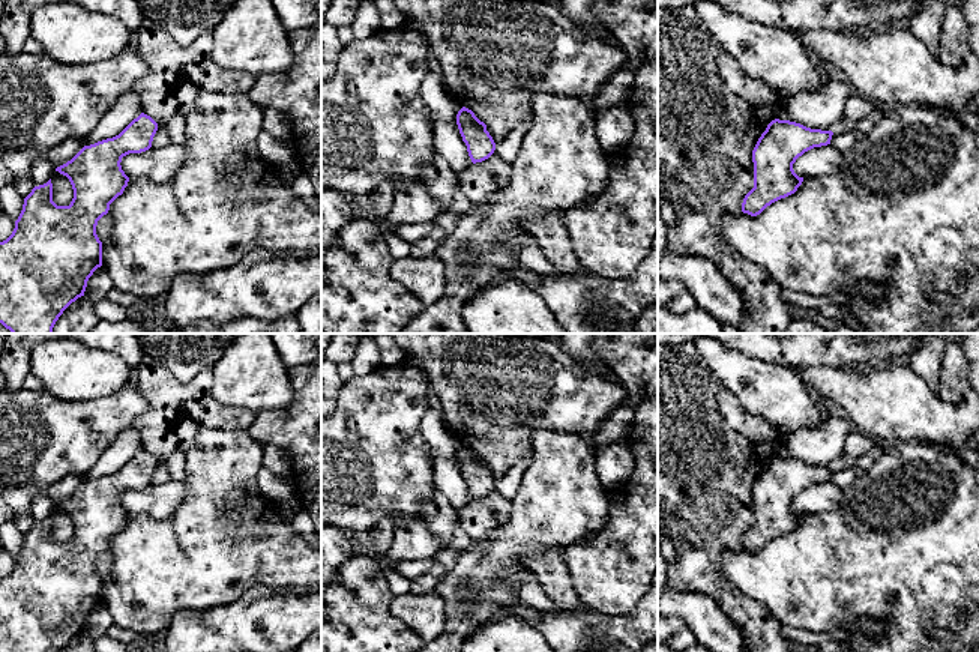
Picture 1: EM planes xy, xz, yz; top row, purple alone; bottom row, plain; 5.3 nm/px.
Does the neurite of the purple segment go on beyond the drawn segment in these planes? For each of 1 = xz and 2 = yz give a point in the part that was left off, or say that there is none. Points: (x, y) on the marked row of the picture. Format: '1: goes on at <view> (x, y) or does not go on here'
1: does not go on here
2: does not go on here

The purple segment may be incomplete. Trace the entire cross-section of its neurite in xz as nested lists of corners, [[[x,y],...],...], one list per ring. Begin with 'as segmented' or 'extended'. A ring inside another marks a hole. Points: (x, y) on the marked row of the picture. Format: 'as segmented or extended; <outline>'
as segmented; [[[462,107],[456,114],[456,125],[473,164],[482,162],[494,153],[496,143],[486,131],[486,125],[471,110]]]

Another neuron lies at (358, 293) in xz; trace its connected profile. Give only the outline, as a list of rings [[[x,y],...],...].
[[[359,213],[341,227],[336,242],[321,252],[321,334],[401,334],[423,305],[390,276],[393,257],[378,219]]]

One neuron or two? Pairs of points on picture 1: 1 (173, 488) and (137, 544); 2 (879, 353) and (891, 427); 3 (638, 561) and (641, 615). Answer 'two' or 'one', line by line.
1: two
2: two
3: two

